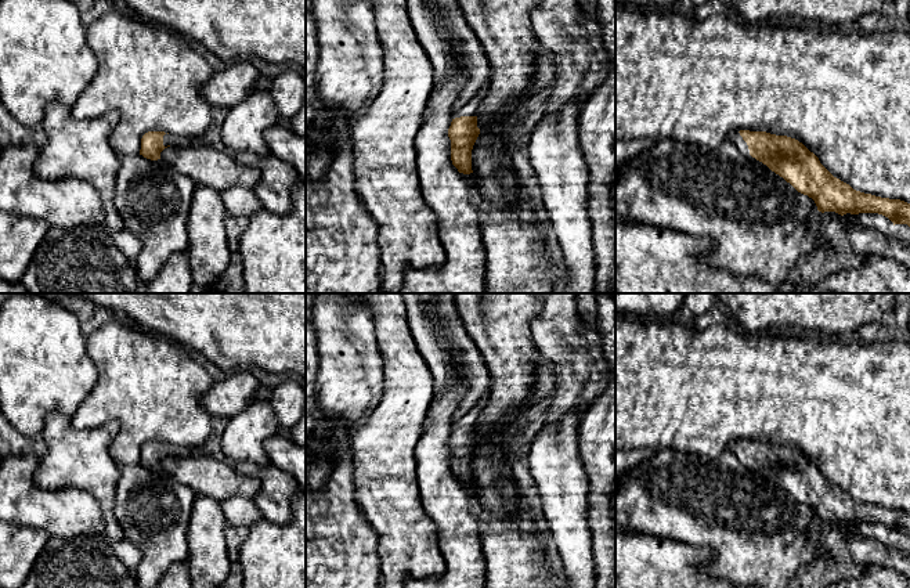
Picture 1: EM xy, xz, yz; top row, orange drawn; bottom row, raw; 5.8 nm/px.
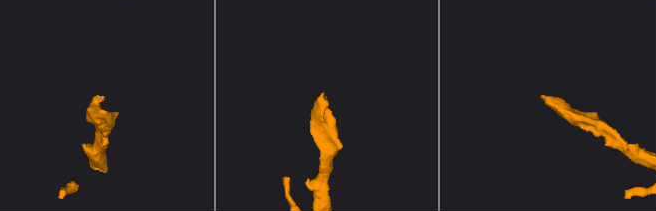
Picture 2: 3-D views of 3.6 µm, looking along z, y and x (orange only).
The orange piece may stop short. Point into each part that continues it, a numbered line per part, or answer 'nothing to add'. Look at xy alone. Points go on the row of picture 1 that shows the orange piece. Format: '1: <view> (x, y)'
1: xy (168, 139)

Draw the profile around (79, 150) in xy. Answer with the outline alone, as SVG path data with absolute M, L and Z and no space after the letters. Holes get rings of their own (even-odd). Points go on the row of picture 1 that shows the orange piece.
M48 104L41 122L48 141L40 148L33 166L41 180L75 178L89 183L100 195L104 224L111 231L124 228L113 202L120 156L108 141L116 120L118 113L77 120L72 108Z

